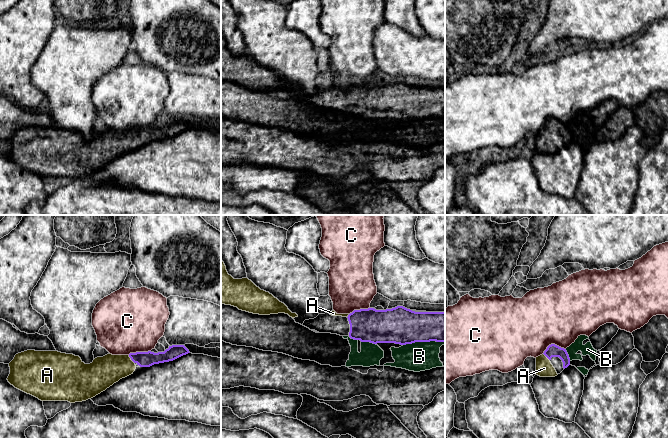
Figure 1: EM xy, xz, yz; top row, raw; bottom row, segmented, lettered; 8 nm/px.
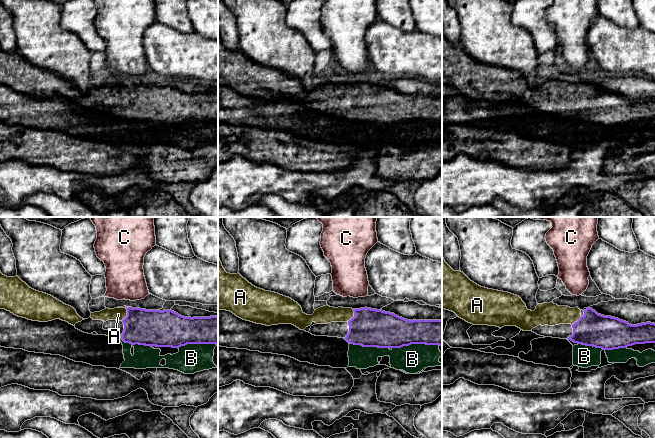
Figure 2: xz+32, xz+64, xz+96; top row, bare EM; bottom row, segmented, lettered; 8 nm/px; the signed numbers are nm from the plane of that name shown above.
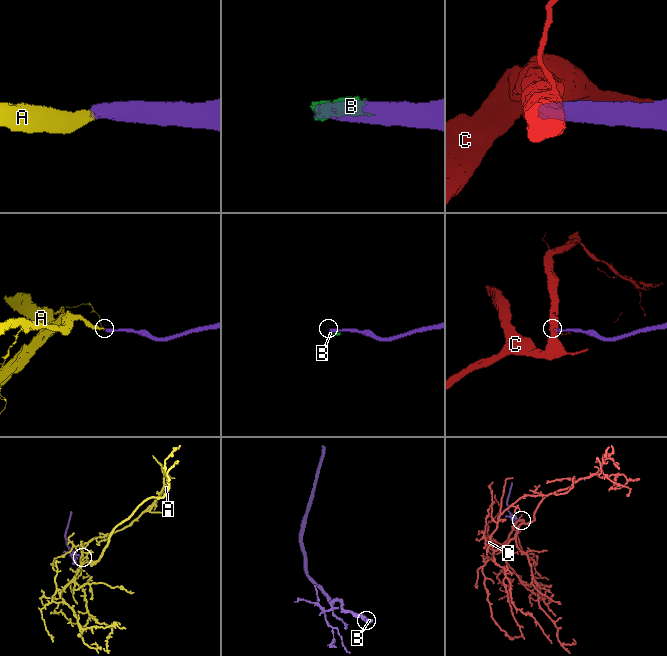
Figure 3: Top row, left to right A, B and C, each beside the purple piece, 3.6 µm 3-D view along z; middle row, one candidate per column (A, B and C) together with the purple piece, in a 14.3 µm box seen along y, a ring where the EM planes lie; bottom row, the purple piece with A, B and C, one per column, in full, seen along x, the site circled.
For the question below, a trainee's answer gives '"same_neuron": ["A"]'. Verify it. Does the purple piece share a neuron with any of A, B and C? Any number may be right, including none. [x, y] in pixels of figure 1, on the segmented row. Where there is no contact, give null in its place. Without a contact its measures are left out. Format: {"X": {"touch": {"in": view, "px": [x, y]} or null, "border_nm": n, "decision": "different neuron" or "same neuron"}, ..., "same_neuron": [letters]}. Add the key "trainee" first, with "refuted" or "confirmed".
{"trainee": "confirmed", "A": {"touch": {"in": "xy", "px": [131, 359]}, "border_nm": 90, "decision": "same neuron"}, "B": {"touch": {"in": "xz", "px": [423, 341]}, "border_nm": 340, "decision": "different neuron"}, "C": {"touch": {"in": "yz", "px": [553, 344]}, "border_nm": 200, "decision": "different neuron"}, "same_neuron": ["A"]}

